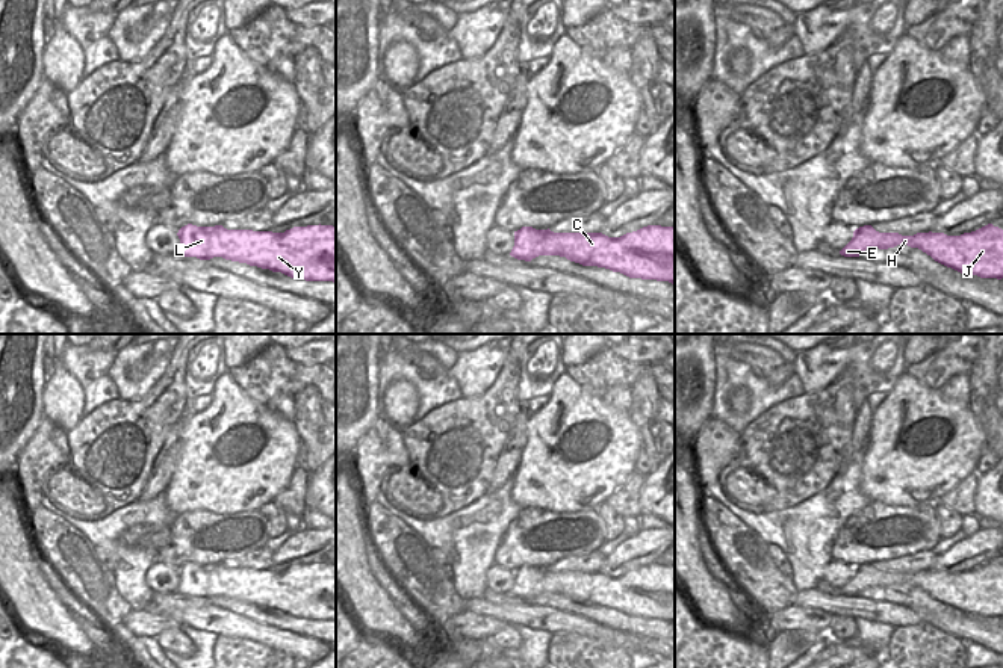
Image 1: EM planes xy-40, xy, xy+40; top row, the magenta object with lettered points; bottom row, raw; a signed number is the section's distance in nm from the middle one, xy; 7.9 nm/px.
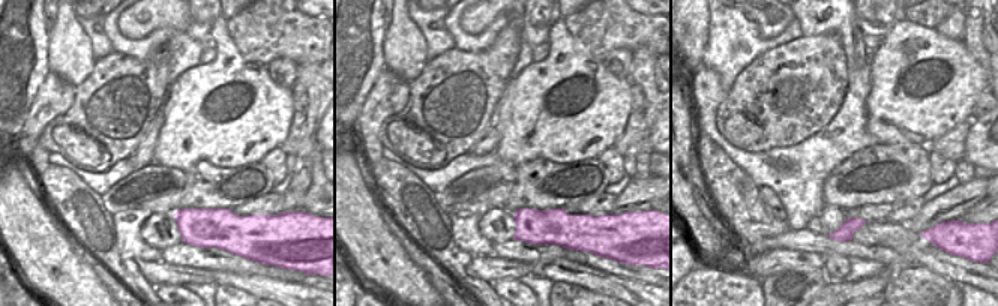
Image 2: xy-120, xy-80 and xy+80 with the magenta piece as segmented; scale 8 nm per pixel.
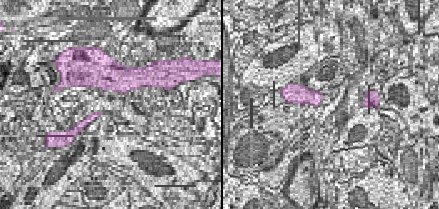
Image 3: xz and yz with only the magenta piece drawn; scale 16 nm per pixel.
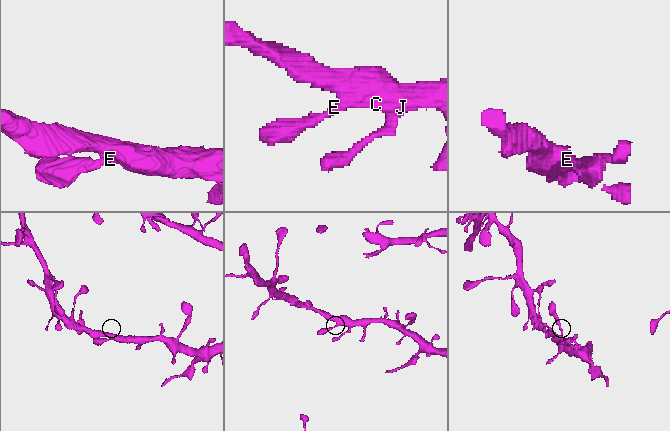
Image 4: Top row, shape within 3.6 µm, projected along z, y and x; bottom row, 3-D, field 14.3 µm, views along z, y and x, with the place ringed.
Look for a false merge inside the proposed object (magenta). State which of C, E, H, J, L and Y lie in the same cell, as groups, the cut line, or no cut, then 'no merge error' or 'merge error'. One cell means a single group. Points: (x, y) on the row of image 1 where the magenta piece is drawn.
C E H J L Y; no cut; no merge error

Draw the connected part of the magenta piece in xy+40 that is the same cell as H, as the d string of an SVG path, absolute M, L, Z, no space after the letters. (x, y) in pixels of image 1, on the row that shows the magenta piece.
M988 224L961 236L944 233L879 233L871 225L853 231L852 240L840 251L844 257L859 257L865 249L888 249L897 245L918 248L935 261L965 275L1003 278L1003 230Z

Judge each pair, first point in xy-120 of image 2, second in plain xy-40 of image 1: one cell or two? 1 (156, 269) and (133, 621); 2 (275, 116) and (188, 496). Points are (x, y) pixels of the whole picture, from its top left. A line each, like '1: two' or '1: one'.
1: one
2: one

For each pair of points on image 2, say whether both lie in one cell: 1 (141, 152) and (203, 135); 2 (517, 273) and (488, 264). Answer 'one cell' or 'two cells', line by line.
1: two cells
2: one cell

